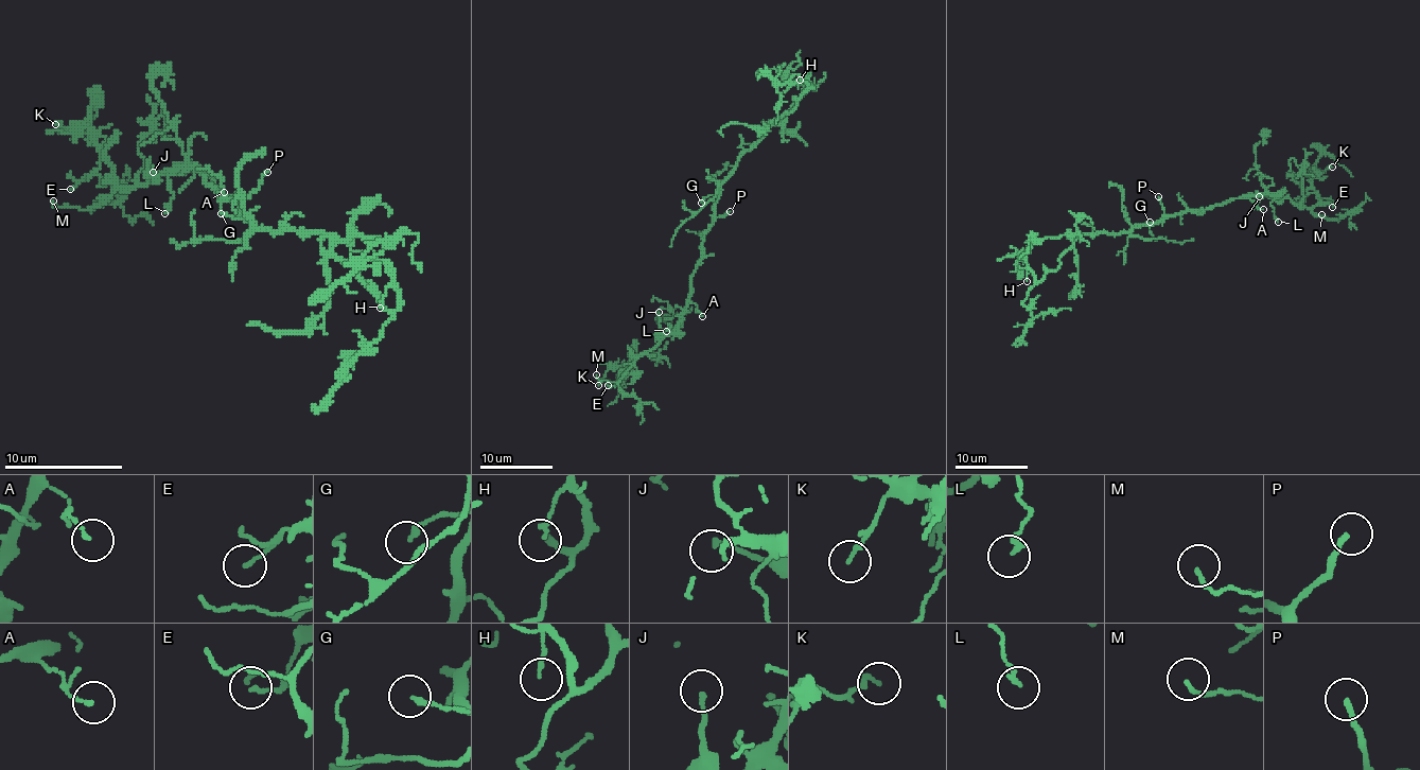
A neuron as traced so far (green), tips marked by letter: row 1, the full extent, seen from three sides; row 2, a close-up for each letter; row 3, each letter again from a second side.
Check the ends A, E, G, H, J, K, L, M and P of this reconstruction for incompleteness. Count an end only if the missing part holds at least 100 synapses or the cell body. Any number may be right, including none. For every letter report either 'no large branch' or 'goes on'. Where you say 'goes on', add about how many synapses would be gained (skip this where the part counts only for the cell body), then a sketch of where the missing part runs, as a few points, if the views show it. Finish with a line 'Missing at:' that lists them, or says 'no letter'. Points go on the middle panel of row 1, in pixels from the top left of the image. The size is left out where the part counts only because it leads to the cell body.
A: no large branch
E: no large branch
G: no large branch
H: no large branch
J: no large branch
K: no large branch
L: no large branch
M: no large branch
P: goes on; missing branch runs (730, 211), (763, 191), (774, 206), (779, 191), (807, 195), (871, 182), (910, 130), (917, 100), (893, 70)
Missing at: P

